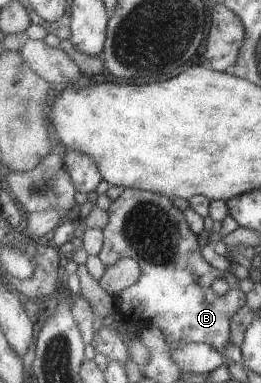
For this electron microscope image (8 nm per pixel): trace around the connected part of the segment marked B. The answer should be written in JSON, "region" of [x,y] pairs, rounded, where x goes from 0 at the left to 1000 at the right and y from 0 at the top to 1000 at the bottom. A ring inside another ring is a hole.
{"region":[[[475,491],[471,499],[464,499],[460,509],[444,514],[441,522],[429,522],[414,546],[402,551],[414,559],[414,582],[387,598],[395,603],[395,637],[383,648],[383,655],[372,661],[368,671],[402,692],[418,695],[433,687],[444,687],[456,676],[467,674],[498,674],[521,681],[529,689],[536,718],[529,721],[529,728],[483,755],[471,755],[467,760],[456,760],[441,775],[433,775],[433,791],[441,809],[456,817],[467,817],[475,828],[483,828],[483,838],[510,838],[513,843],[559,843],[559,849],[579,849],[590,854],[602,854],[628,877],[628,885],[644,901],[663,903],[667,898],[678,898],[682,893],[751,893],[751,896],[778,896],[805,906],[816,906],[835,916],[835,922],[854,932],[854,943],[866,950],[885,948],[874,937],[862,935],[858,927],[858,906],[866,906],[866,898],[877,893],[877,843],[881,843],[881,828],[927,802],[927,796],[939,794],[939,770],[912,757],[912,731],[897,718],[889,718],[874,705],[831,705],[816,697],[808,697],[785,679],[774,674],[774,666],[766,663],[766,645],[759,640],[759,632],[751,629],[751,611],[743,611],[713,585],[713,577],[705,574],[705,559],[697,559],[697,548],[682,548],[667,535],[659,535],[655,520],[640,517],[636,512],[590,504],[590,501],[556,501],[536,496],[517,496],[513,491]],[[820,728],[858,728],[858,734],[874,744],[874,757],[854,770],[831,770],[808,752],[805,744],[812,744],[812,734]]]}

